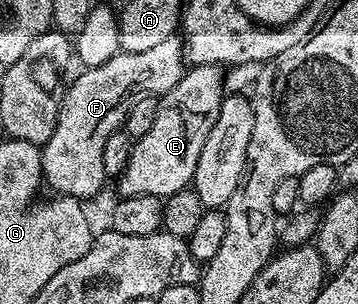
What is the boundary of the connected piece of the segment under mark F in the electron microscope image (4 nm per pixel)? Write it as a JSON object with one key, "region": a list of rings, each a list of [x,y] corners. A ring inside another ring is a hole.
{"region":[[[178,36],[170,37],[149,51],[120,51],[113,55],[113,59],[109,59],[109,63],[101,63],[101,67],[92,69],[84,68],[82,72],[72,85],[70,82],[64,88],[57,127],[53,127],[53,135],[41,147],[46,188],[51,188],[52,194],[76,199],[93,197],[104,189],[108,178],[105,175],[105,162],[101,159],[105,155],[105,143],[109,140],[109,135],[120,132],[127,124],[125,103],[139,101],[142,97],[160,98],[173,87],[177,87],[185,72],[185,46]]]}

